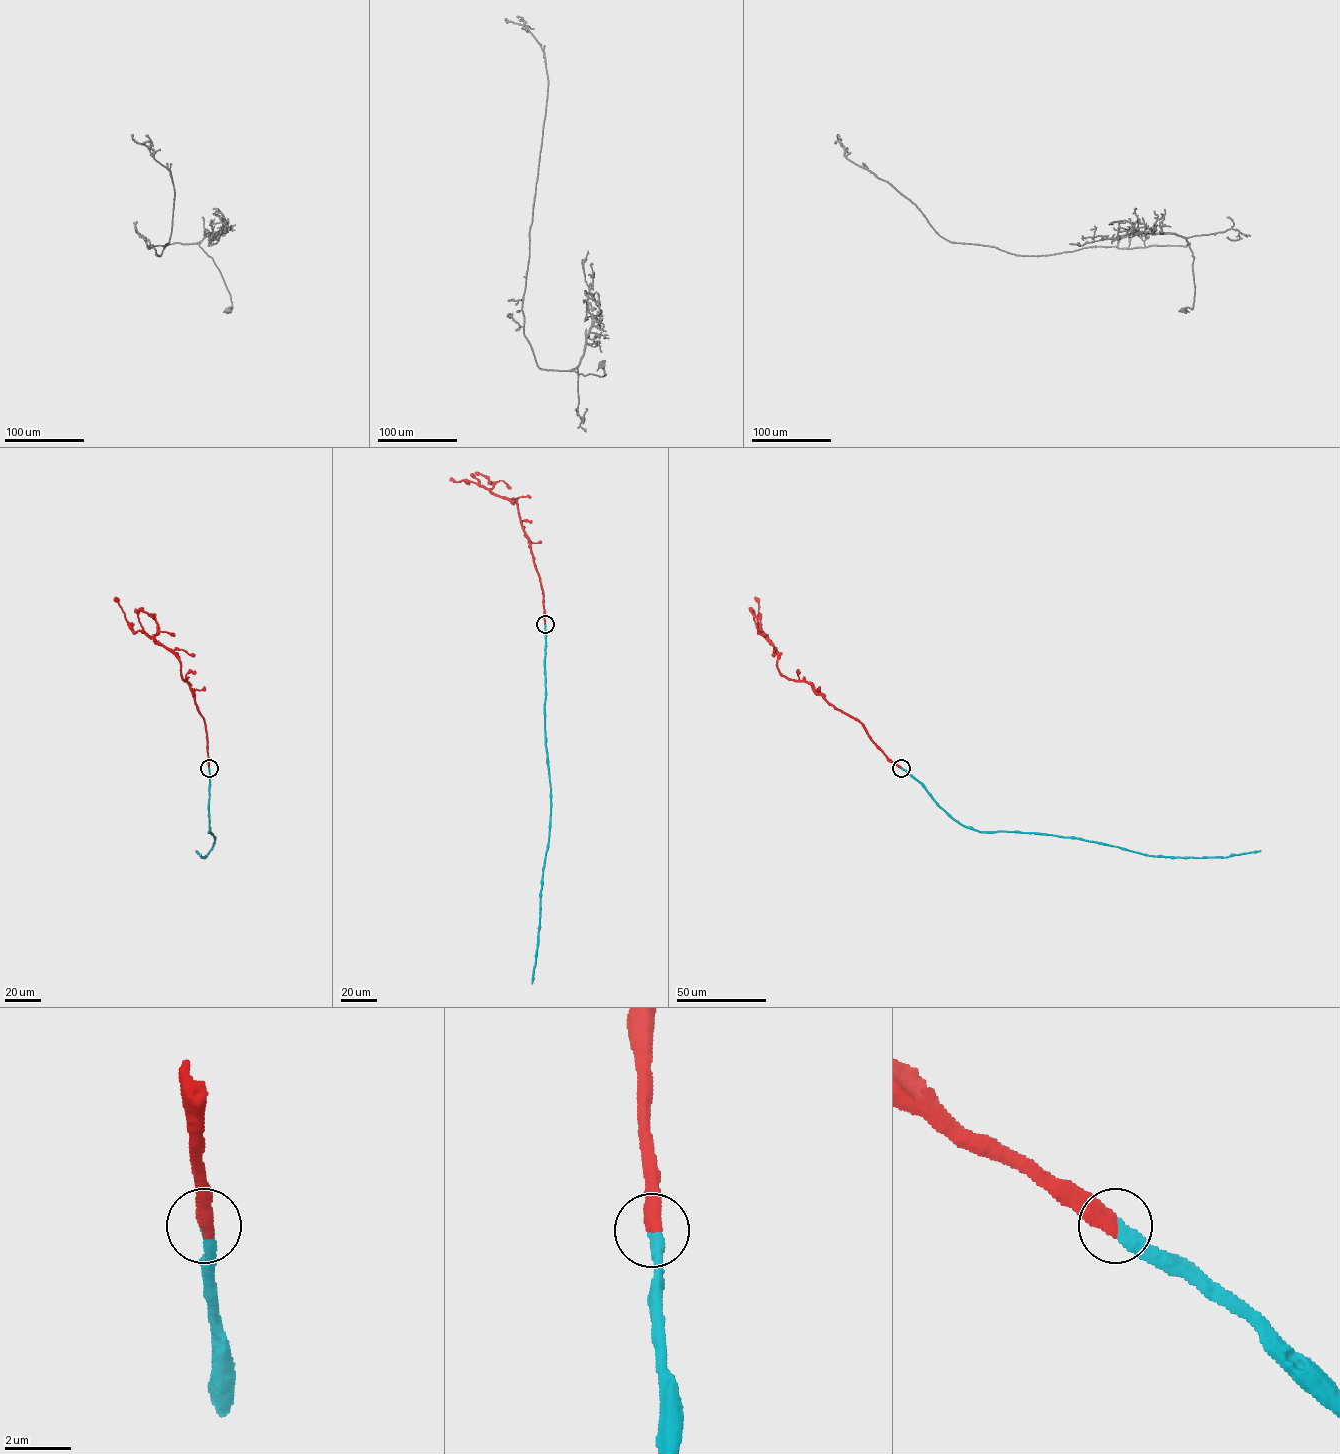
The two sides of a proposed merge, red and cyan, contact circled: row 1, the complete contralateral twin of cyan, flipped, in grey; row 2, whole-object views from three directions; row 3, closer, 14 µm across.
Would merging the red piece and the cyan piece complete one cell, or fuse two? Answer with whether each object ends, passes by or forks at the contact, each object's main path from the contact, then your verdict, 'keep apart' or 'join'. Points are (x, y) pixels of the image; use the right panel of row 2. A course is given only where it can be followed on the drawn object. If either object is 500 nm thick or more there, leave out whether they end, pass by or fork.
red ends; cyan ends; course red (901, 768), (857, 720), (834, 708), (810, 684), (781, 673), (777, 653), (759, 632), (759, 603), (754, 597); course cyan (902, 768), (953, 819), (980, 831), (1074, 837), (1165, 857), (1223, 857), (1261, 851); join

